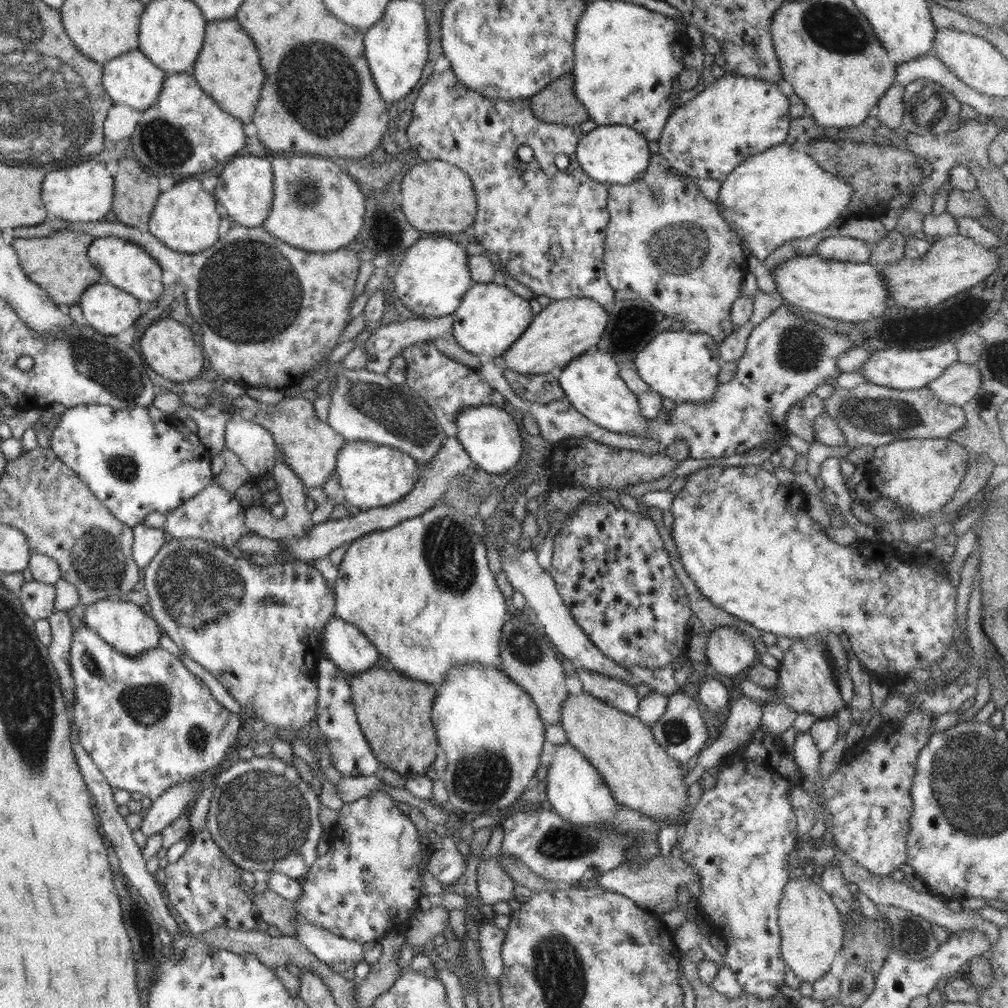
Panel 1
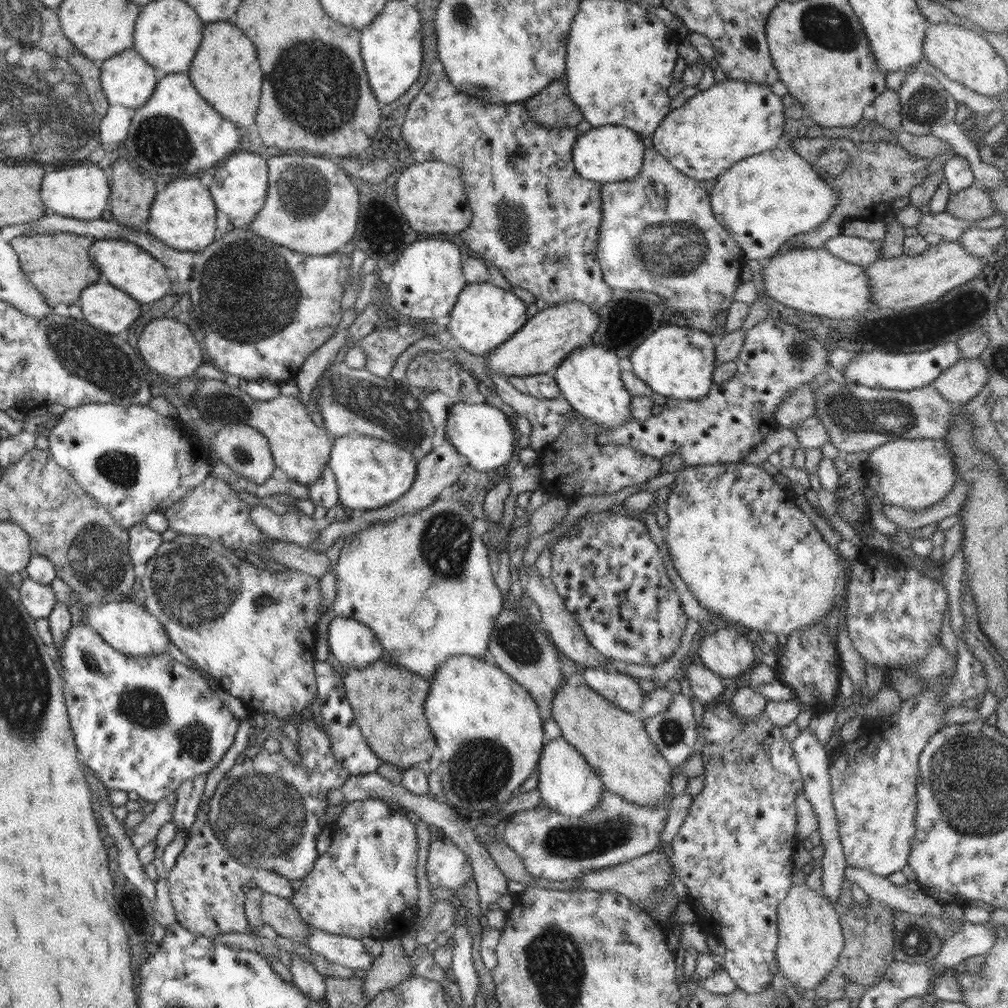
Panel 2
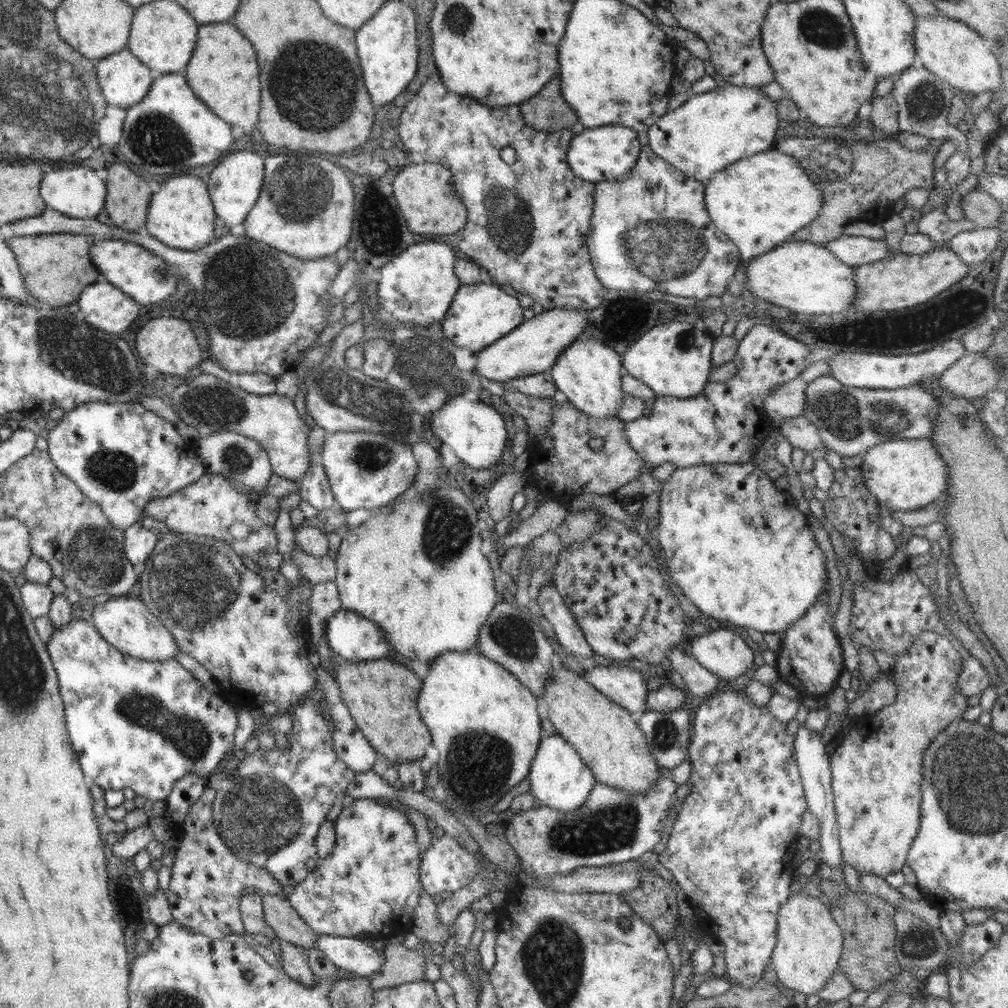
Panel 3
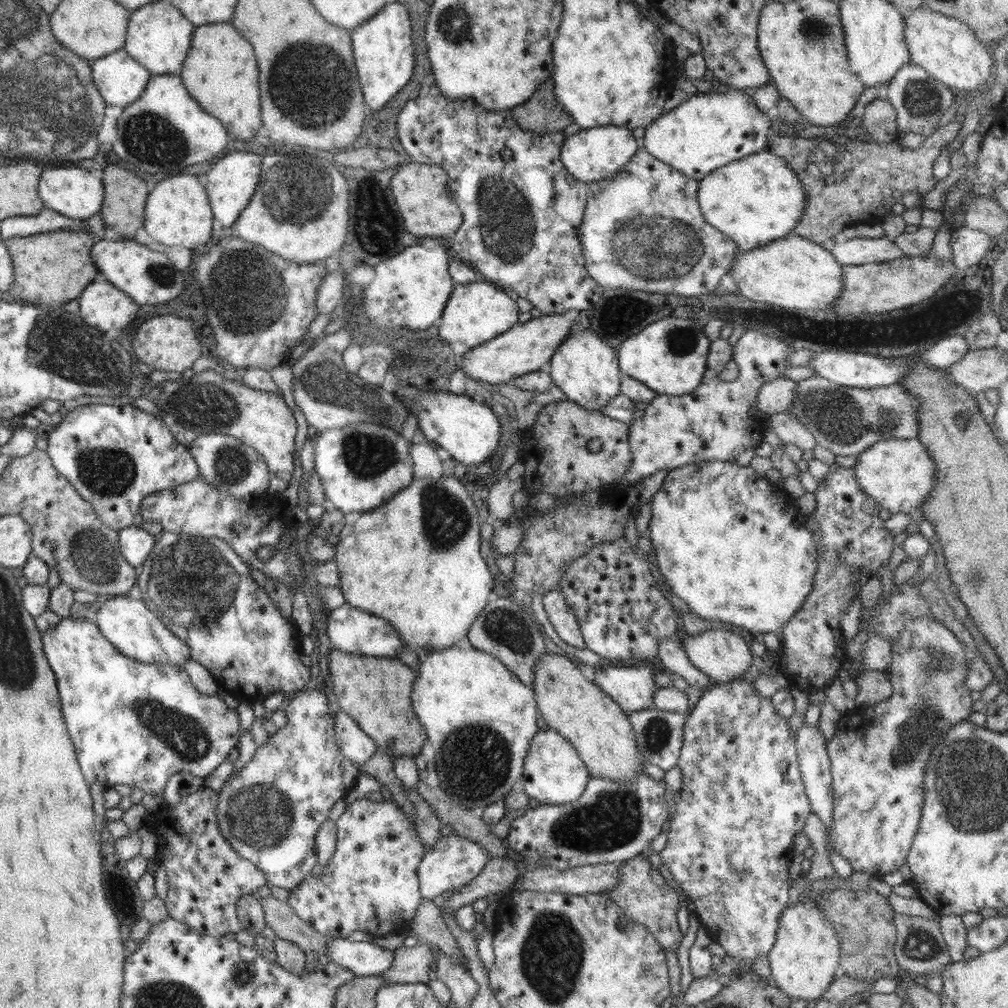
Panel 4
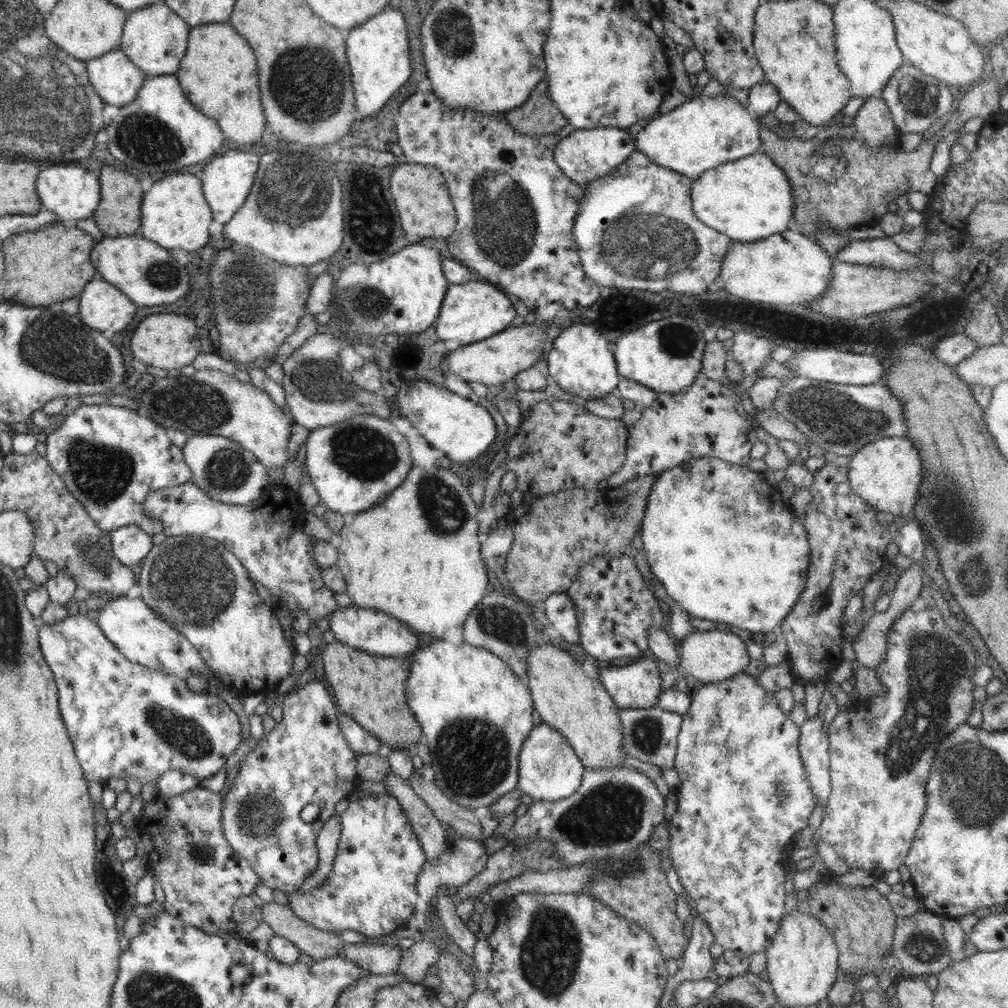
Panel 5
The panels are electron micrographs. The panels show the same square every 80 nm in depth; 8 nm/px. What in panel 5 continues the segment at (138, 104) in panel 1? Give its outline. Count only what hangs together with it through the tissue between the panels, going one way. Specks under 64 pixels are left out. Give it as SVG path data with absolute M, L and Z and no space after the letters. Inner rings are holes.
M119 48L85 63L94 91L111 106L131 104L147 78Z

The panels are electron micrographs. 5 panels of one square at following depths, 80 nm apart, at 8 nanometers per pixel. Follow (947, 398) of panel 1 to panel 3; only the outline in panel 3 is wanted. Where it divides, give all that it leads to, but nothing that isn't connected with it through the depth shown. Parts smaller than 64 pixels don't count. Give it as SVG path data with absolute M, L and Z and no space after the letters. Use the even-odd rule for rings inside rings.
M964 354L952 366L949 366L939 376L940 386L949 393L965 399L974 400L984 397L987 392L997 388L1001 374L996 372L995 364L990 362L990 358L986 358L986 354Z

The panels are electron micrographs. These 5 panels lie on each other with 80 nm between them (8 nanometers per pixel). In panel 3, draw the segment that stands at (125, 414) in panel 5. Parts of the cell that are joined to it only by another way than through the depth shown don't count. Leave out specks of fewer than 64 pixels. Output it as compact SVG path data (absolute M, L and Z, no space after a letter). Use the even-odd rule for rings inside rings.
M141 402L82 403L65 411L65 415L55 423L46 438L47 451L56 468L70 477L90 500L98 504L114 528L122 531L144 521L143 514L150 501L166 498L194 484L207 470L198 458L195 441L184 441L176 431L175 423L150 412Z

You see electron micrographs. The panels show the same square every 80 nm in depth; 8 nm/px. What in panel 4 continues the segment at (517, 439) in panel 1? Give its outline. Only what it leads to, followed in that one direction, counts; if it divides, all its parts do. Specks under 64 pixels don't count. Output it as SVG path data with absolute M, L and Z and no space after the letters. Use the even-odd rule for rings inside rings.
M414 391L411 397L404 400L409 412L418 421L418 431L425 440L432 442L436 447L447 450L453 459L467 466L476 466L486 462L492 452L498 448L500 440L500 423L494 411L485 401L471 398L465 394L442 393L441 391Z

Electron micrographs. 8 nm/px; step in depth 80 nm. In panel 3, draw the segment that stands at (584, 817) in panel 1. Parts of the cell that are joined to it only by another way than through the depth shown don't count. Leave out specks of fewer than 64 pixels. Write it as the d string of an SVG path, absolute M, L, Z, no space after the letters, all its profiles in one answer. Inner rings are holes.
M557 733L540 739L527 775L530 780L529 792L538 798L542 805L562 813L581 807L597 783L594 773L584 764L577 750Z

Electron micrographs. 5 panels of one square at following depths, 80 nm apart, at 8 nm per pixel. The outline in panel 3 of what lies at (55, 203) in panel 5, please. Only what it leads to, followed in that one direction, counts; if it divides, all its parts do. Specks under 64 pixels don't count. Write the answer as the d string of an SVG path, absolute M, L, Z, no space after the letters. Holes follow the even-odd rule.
M45 164L42 165L42 170L47 172L41 180L39 193L46 207L69 218L96 219L98 217L102 208L105 207L107 186L105 181L96 175L95 170L84 168L84 166L67 168L67 164L62 164L60 168L58 164L50 166ZM48 168L54 172L48 172Z

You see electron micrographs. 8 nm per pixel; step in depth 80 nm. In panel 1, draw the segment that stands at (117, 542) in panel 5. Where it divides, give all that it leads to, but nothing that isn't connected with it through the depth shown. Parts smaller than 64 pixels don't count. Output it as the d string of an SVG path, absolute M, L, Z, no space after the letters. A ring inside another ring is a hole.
M144 523L133 527L132 554L136 565L140 568L148 567L166 544L163 529L151 528Z

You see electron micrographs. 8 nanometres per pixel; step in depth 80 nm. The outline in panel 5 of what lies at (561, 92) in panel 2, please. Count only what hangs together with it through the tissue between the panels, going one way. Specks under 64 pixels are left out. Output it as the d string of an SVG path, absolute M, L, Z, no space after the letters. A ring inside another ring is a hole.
M541 81L525 104L507 112L508 124L516 133L542 136L560 132L568 123L548 95L548 83Z

